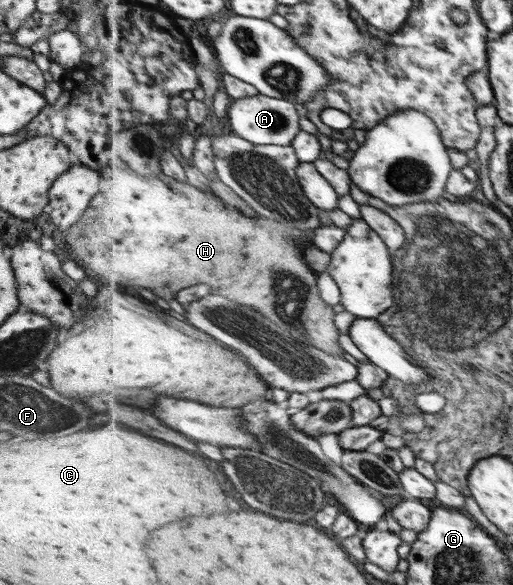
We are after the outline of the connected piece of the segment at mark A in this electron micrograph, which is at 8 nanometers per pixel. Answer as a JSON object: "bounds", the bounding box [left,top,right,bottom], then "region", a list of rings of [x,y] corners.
{"bounds":[226,94,300,145],"region":[[[259,94],[254,97],[235,99],[226,111],[230,129],[236,131],[236,136],[256,145],[292,145],[300,131],[300,117],[296,105],[284,99]]]}

